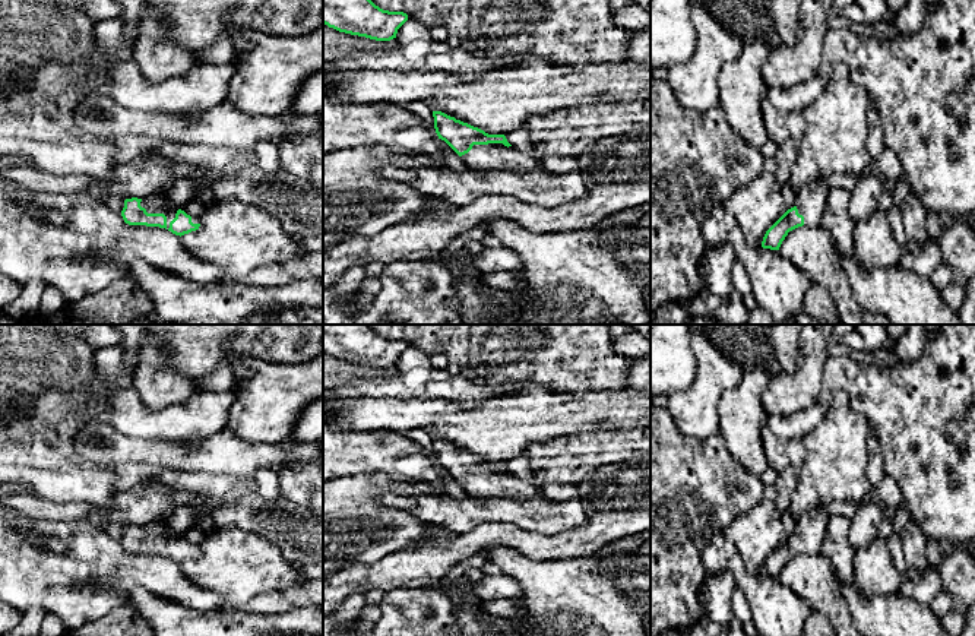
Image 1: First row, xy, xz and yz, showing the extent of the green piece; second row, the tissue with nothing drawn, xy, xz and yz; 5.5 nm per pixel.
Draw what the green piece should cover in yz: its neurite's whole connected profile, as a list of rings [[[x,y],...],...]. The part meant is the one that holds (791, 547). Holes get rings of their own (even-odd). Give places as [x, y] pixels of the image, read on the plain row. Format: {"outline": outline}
{"outline": [[[816,506],[798,518],[795,534],[766,559],[762,575],[779,578],[789,559],[803,553],[820,553],[829,518],[824,506]]]}

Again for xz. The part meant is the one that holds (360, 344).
{"outline": [[[323,325],[323,351],[339,360],[390,368],[406,348],[406,341],[383,338],[368,325]]]}

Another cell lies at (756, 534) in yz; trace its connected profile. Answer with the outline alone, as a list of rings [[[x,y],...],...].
[[[763,500],[735,518],[722,532],[750,575],[760,575],[766,559],[786,540],[775,501]]]

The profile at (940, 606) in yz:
[[[940,591],[928,604],[928,607],[938,618],[943,618],[953,610],[952,599],[944,591]]]

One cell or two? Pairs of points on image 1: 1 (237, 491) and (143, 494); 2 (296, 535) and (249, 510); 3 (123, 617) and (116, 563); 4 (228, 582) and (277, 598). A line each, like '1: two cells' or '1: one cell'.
1: one cell
2: one cell
3: two cells
4: two cells

